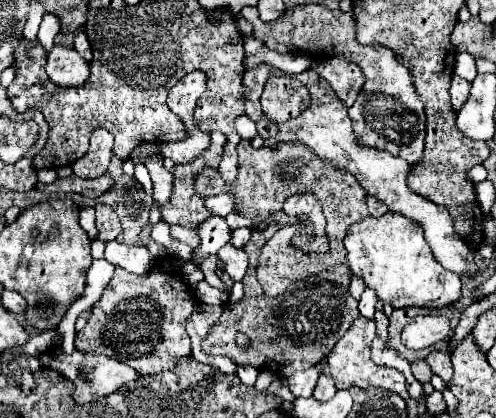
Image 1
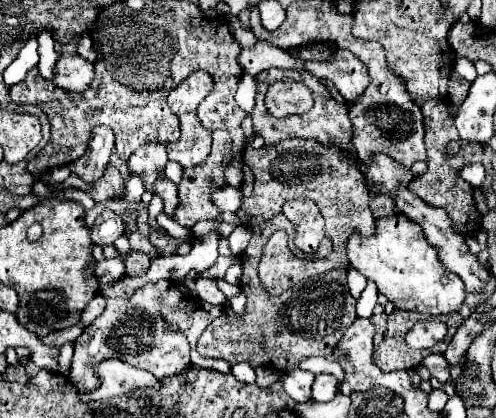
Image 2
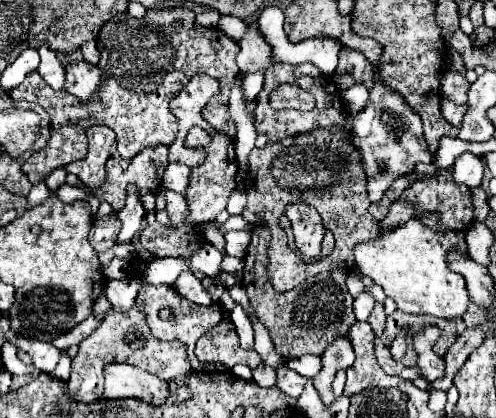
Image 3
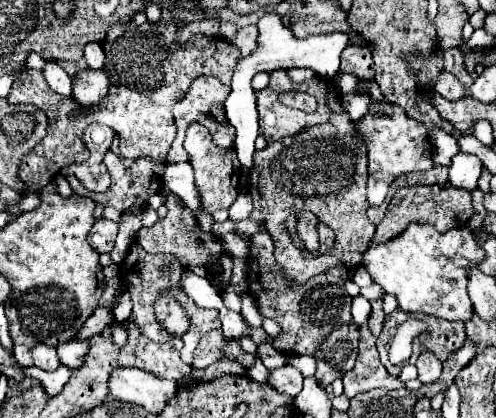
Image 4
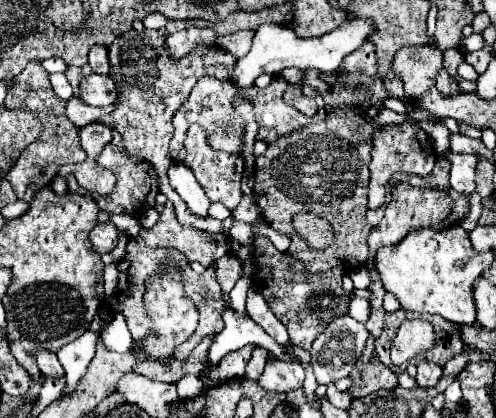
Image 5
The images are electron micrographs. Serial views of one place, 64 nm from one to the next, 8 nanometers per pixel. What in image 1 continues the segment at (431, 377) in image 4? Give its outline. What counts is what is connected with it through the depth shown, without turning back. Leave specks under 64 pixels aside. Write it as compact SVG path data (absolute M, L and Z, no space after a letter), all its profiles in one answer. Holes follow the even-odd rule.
M434 350L426 356L428 366L432 368L432 372L436 376L440 376L444 382L450 382L452 378L452 368L450 368L450 354L442 352L442 350Z

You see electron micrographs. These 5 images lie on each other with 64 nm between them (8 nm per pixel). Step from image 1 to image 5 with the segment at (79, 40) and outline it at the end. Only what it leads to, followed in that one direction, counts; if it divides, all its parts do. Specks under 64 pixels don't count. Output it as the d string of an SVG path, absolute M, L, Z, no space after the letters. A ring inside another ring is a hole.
M96 46L88 54L90 66L96 74L108 74L110 72L110 60L108 60L108 50L104 46Z

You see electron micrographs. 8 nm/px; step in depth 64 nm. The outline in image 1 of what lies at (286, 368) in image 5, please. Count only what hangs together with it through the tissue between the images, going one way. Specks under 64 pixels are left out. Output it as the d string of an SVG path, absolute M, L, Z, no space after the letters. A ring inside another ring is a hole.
M308 368L304 372L294 372L290 378L288 378L288 388L290 392L298 398L310 398L312 392L314 392L314 386L318 382L318 370L316 368Z

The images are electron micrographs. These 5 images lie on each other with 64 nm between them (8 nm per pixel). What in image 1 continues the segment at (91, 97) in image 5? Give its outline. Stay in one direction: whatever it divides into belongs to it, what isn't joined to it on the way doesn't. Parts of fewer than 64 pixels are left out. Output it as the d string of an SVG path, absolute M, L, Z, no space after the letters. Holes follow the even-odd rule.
M54 46L48 54L46 72L56 86L78 88L88 80L90 64L74 48Z

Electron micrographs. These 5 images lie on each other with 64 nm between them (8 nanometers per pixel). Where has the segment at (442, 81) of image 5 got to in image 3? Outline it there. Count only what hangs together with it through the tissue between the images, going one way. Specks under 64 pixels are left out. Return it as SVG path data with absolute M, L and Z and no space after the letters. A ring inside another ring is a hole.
M446 72L444 82L440 82L440 94L456 104L464 104L468 100L470 82L458 72Z

